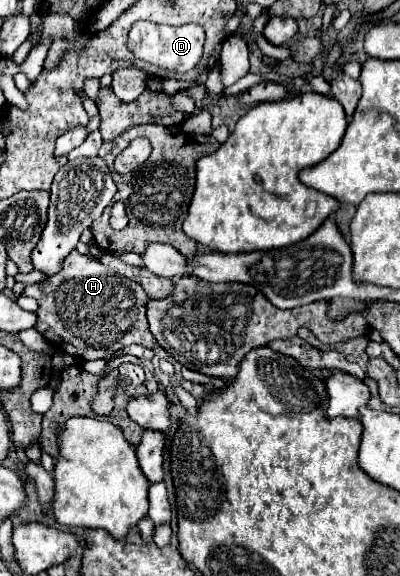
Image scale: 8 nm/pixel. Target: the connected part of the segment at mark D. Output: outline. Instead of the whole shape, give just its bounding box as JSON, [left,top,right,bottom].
[128,21,204,74]

